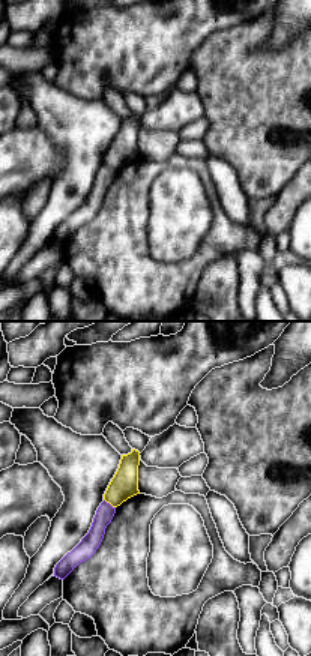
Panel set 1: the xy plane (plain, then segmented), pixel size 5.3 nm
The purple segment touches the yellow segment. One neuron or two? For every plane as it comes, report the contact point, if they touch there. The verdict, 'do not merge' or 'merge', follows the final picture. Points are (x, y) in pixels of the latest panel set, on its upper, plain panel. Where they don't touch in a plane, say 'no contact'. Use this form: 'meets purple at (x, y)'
meets purple at (108, 167)

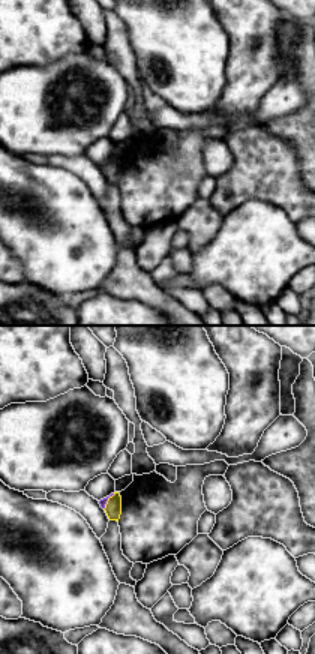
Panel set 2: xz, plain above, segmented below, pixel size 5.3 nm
meets purple at (107, 164)

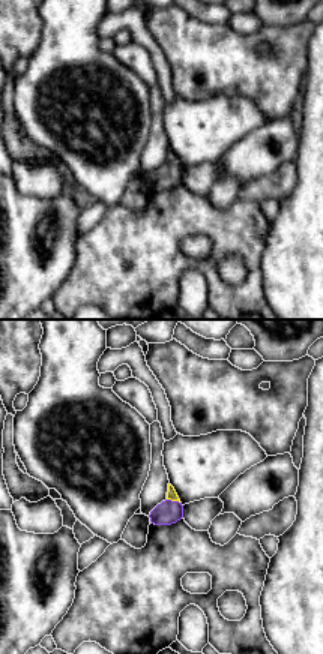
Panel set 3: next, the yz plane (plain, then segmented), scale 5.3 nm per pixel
meets purple at (173, 165)

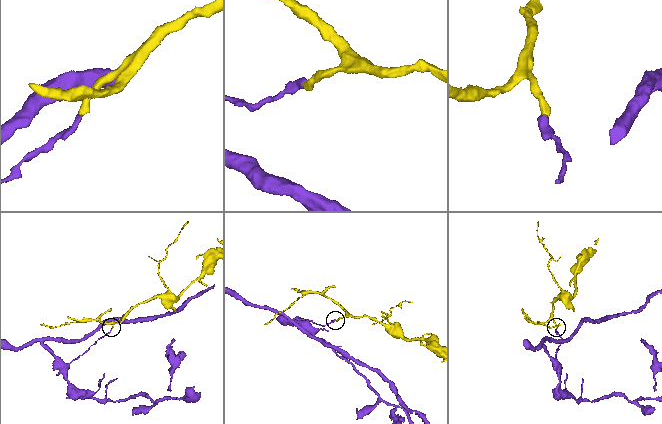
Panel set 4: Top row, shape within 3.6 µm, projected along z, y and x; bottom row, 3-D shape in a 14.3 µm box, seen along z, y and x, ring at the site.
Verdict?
merge

